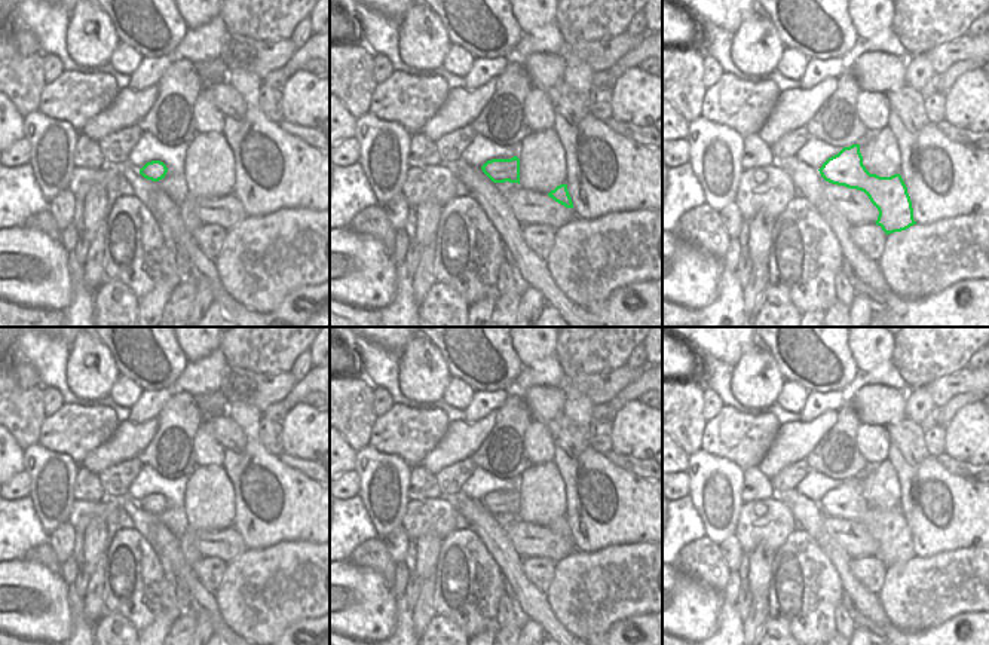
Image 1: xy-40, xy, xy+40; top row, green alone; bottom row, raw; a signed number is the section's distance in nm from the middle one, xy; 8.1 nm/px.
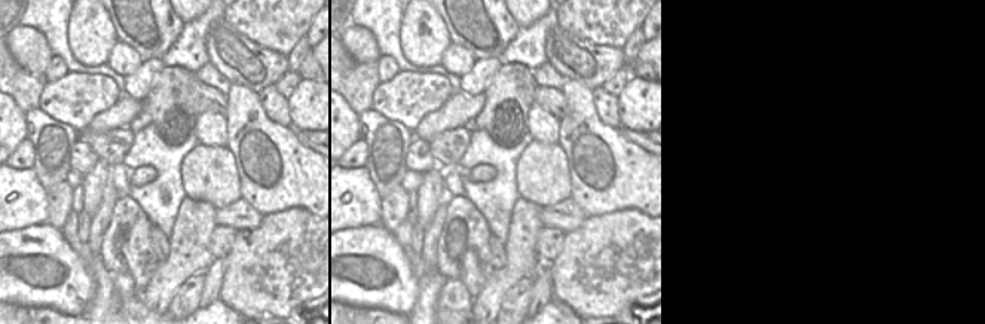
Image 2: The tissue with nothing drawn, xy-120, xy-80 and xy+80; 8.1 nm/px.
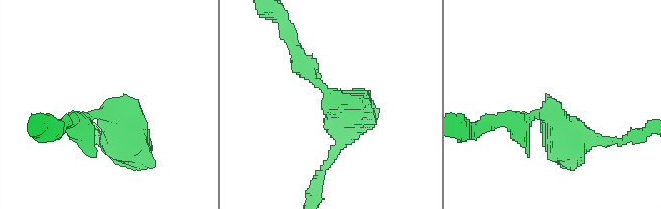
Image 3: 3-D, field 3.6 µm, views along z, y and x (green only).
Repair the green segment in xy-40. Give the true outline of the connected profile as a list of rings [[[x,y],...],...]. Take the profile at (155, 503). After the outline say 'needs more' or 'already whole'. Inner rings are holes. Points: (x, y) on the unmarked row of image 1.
[[[151,493],[151,495],[147,495],[141,502],[140,502],[140,507],[147,511],[147,513],[151,513],[151,514],[159,514],[162,511],[165,511],[168,505],[168,501],[163,495],[160,493]]] | already whole

